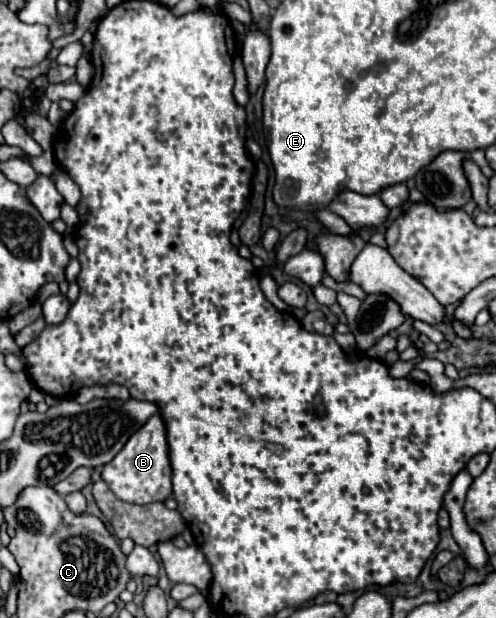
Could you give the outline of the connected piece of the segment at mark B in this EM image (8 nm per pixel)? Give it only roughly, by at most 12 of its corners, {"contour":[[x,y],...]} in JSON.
{"contour":[[153,415],[101,471],[127,503],[171,497],[165,425]]}

